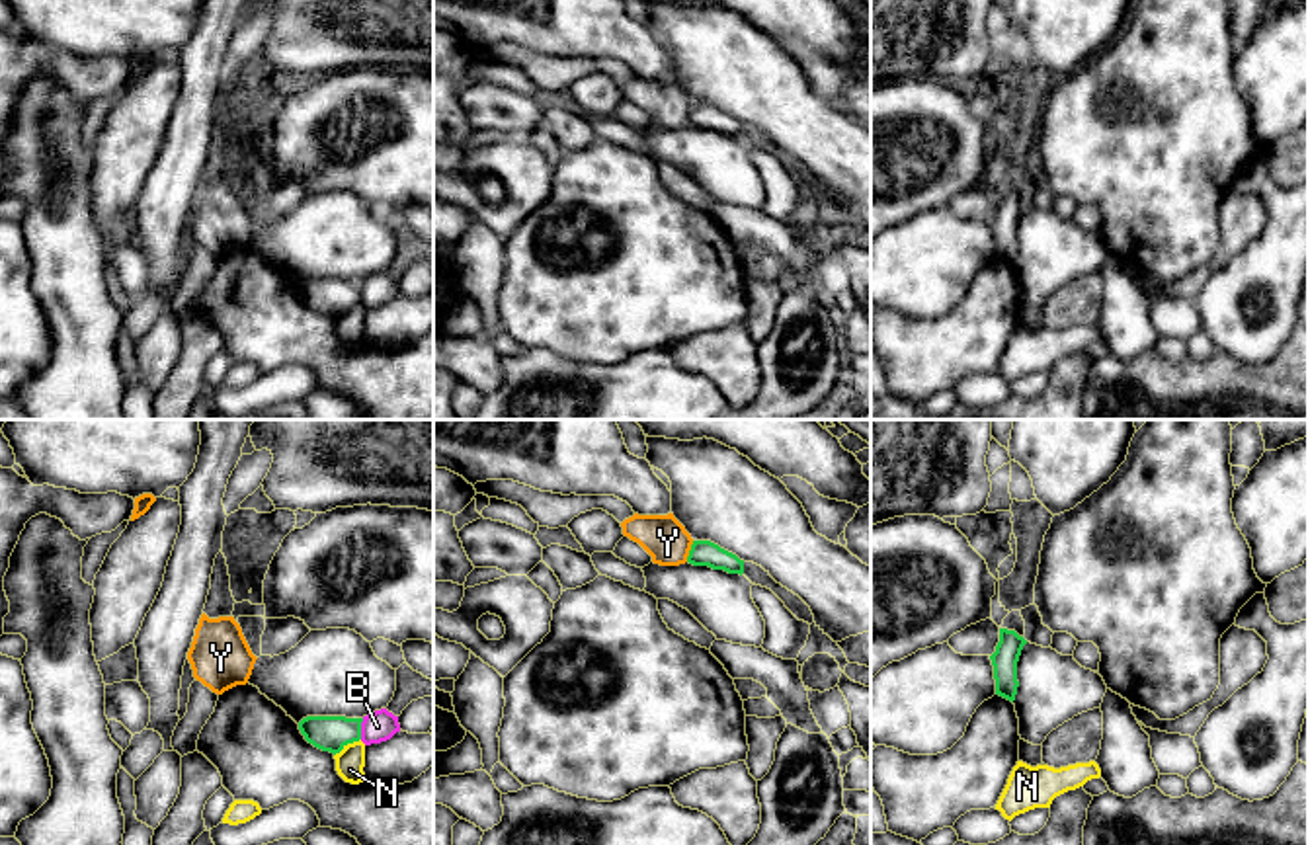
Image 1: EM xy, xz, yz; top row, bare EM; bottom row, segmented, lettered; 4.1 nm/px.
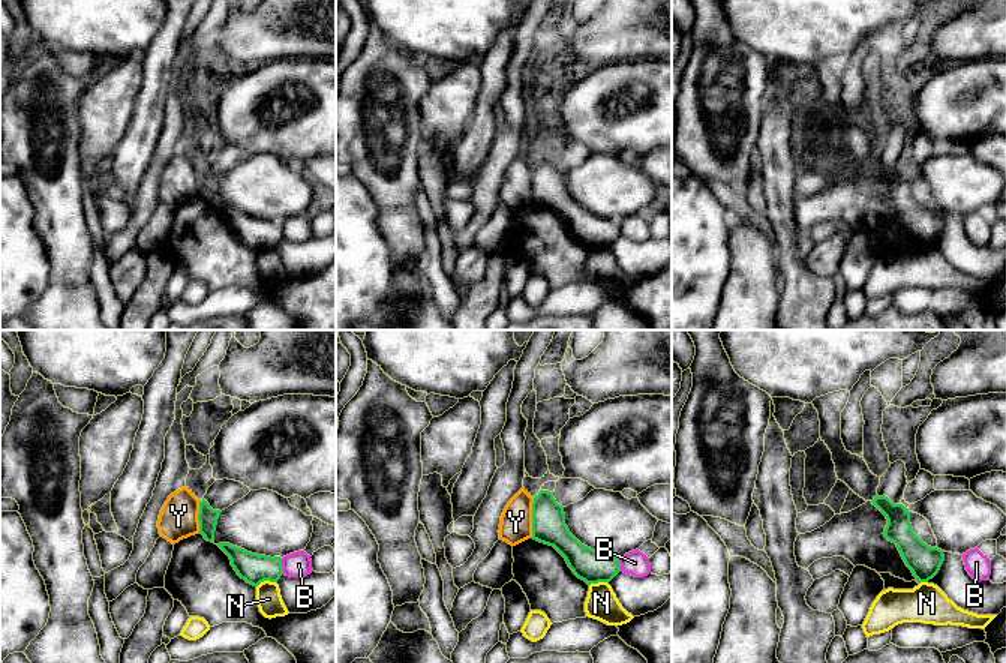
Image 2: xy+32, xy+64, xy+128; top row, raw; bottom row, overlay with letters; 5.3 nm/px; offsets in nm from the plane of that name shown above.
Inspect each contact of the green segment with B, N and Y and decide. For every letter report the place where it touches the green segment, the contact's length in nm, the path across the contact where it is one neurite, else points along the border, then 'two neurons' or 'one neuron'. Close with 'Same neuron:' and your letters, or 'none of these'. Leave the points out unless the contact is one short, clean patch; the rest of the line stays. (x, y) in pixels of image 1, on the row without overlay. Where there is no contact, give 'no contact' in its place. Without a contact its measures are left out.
B: contact xy (360, 291); length 90 nm; two neurons
N: contact xy (346, 307); length 130 nm; two neurons
Y: contact xz (690, 114); length 90 nm; border xz (694, 104), (686, 123); two neurons
Same neuron: none of these

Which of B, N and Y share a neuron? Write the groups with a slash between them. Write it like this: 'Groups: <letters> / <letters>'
Groups: B / N / Y

